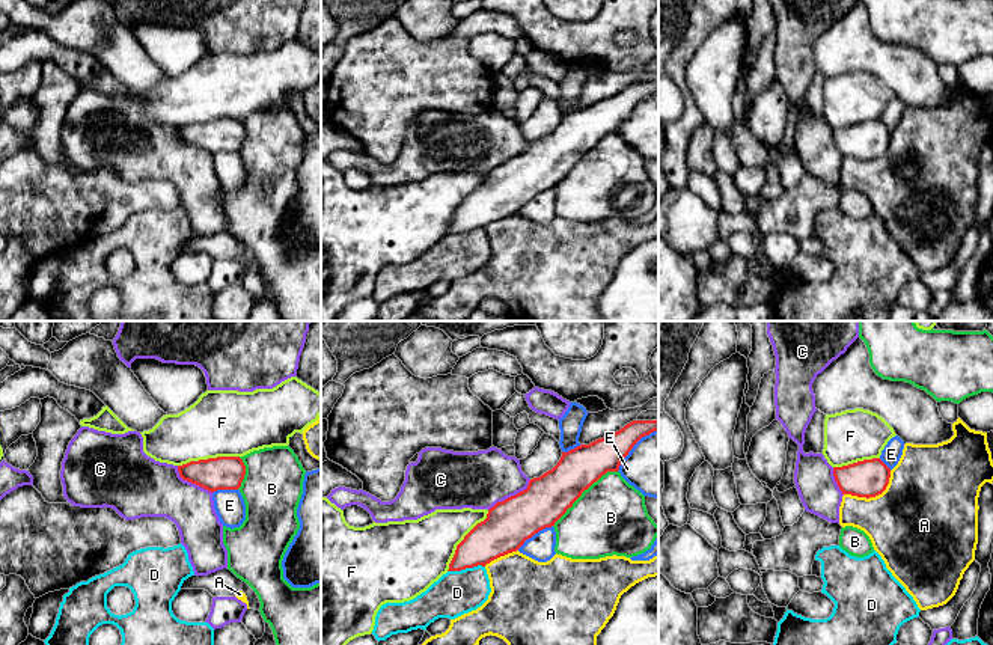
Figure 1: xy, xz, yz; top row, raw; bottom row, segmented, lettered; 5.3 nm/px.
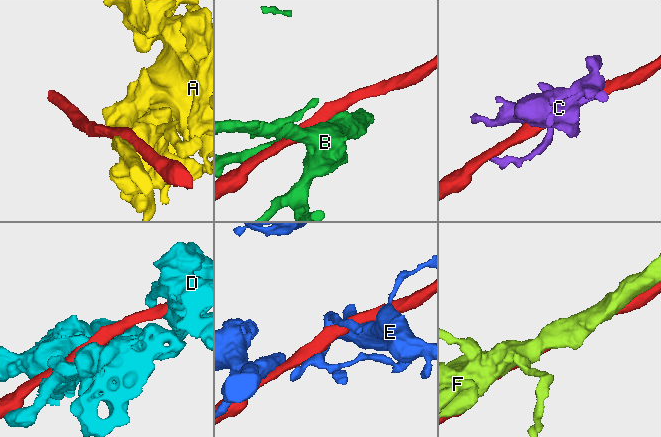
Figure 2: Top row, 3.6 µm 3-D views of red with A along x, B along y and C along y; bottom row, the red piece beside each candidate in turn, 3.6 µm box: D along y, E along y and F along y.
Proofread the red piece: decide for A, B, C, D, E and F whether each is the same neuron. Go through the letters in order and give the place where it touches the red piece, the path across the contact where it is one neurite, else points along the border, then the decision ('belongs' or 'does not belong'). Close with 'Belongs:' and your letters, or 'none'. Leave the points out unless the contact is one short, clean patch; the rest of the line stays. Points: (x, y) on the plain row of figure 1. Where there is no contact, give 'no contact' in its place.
A: yz (873, 158) | does not belong
B: xz (582, 154) | does not belong
C: xz (511, 158) | along xz (531, 142), (525, 151), (498, 163), (488, 172) | does not belong
D: xz (466, 229) | does not belong
E: xz (534, 196) | does not belong
F: xz (463, 202) | does not belong
Belongs: none

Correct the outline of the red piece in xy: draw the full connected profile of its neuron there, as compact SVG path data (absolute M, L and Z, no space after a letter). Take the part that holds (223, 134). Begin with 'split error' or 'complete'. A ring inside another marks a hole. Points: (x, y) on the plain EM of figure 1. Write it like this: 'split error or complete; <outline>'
complete; M217 119L178 128L178 134L184 143L214 155L238 152L246 137L246 128L240 119Z

